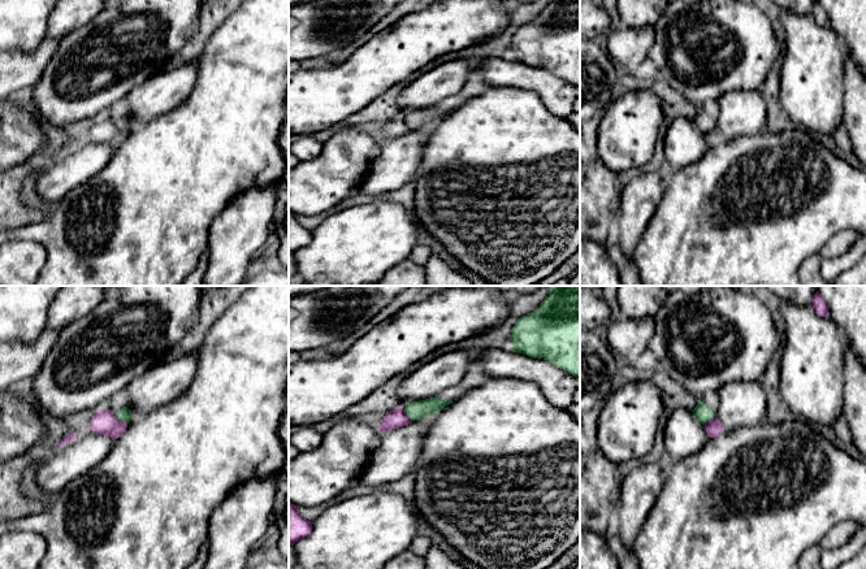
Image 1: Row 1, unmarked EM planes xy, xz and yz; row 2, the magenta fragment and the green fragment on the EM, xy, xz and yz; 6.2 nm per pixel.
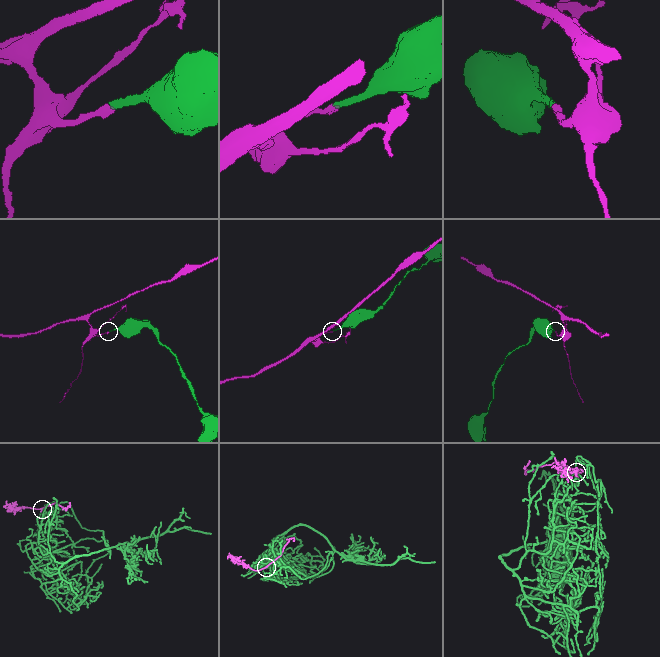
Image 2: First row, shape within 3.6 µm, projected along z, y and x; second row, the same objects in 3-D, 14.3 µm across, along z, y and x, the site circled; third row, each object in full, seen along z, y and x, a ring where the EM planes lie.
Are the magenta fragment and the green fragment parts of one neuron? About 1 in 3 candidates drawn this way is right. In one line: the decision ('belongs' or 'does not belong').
does not belong

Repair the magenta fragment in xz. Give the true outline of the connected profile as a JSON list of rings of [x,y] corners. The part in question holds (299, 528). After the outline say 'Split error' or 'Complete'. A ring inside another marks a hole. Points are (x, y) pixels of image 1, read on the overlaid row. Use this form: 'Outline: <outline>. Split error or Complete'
Outline: [[[289,501],[289,547],[298,540],[309,535],[312,531],[312,522],[306,520],[298,511],[296,505]]]. Complete

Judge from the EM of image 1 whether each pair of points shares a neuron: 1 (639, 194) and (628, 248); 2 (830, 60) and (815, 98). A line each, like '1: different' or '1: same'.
1: same
2: same

